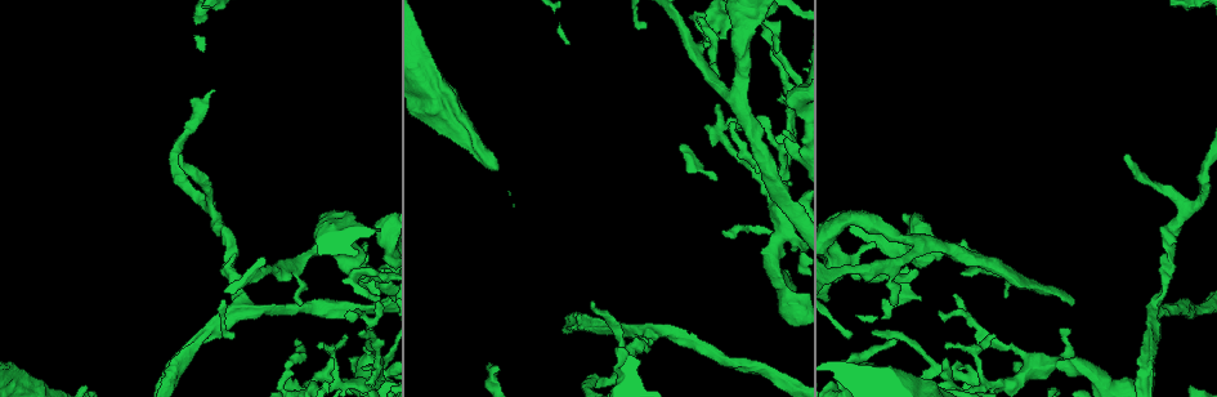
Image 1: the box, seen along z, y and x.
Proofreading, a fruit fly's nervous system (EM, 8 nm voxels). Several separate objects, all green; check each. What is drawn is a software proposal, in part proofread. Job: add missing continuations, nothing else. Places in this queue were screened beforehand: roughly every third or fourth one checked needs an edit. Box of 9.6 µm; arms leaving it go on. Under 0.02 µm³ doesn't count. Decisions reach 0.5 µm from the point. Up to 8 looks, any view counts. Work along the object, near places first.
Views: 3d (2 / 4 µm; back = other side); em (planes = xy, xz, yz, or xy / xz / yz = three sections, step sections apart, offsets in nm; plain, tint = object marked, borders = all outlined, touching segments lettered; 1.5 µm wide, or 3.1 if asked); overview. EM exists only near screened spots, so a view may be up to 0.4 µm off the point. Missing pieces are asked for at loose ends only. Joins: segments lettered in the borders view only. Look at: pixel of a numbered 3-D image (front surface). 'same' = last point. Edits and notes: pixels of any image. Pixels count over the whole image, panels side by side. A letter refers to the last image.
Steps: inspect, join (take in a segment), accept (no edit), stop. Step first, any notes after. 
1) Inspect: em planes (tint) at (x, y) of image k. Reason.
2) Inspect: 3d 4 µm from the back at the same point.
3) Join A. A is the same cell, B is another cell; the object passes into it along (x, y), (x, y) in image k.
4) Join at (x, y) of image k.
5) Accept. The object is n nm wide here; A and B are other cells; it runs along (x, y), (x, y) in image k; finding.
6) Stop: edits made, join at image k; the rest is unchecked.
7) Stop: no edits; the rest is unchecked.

Inspect: 3d 2 µm at (894, 342) of image 1. Thin end.

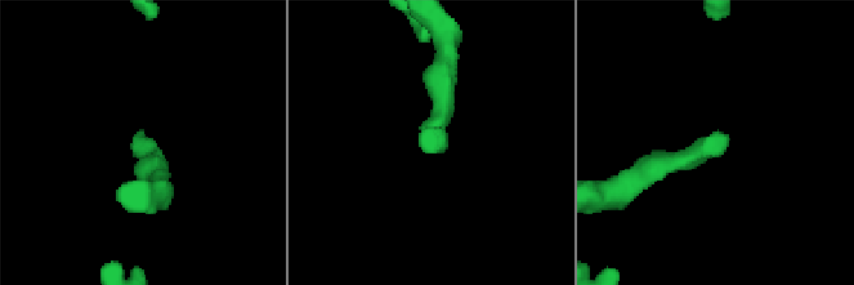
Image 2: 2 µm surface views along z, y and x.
Inspect: em planes (tint) at (728, 141) of image 2. Now the EM.

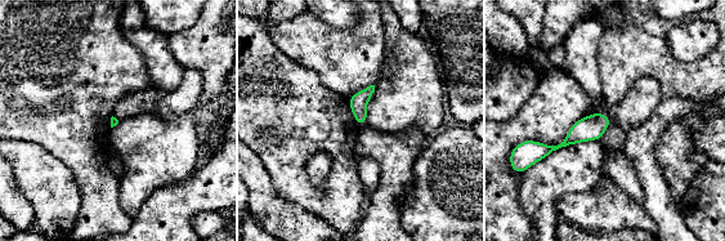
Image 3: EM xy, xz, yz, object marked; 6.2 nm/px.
Inspect: em planes (borders) at the same point. What lies round it.

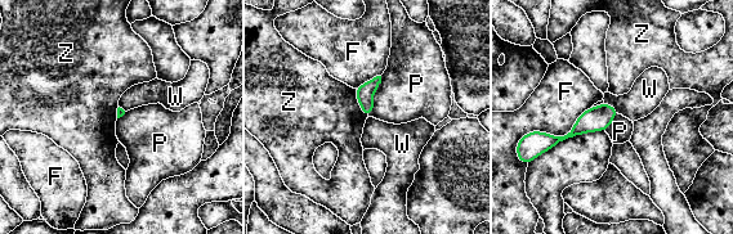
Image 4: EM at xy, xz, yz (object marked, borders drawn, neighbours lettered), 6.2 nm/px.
Accept. The longest contact is with F, 440 nm; F, P, W and Z are other cells; no lettered segment goes on from it.

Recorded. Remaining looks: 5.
Inspect: 3d 2 µm at (366, 384) of image 1.

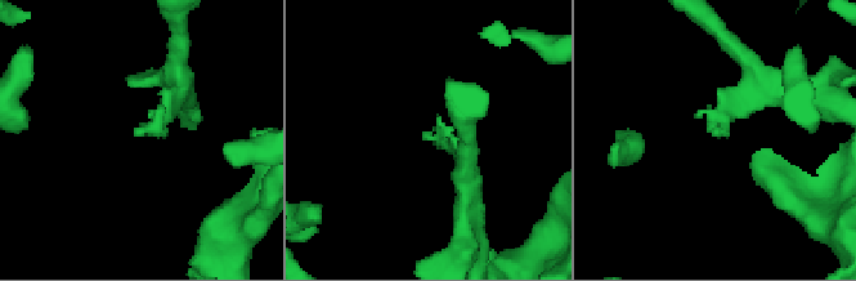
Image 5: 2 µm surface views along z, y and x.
Inspect: em planes (borders) at (714, 136) of image 5.

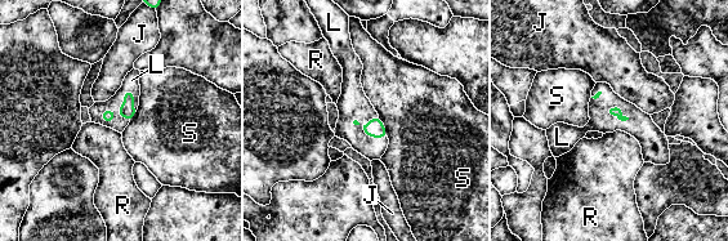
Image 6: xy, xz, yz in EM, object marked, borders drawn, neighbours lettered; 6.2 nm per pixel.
Join L. L is the same cell, J, R and S are other cells; the object passes into it along (374, 128), (366, 134), (352, 102) in image 6; the neuron continues.

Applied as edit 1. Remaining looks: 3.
Inspect: em planes (borders) at (1124, 154) of image 1. Thin end.

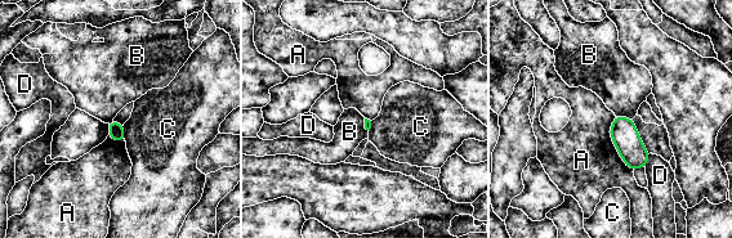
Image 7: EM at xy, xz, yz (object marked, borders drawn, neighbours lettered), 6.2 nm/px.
Accept. A, B, C and D are other cells; a border runs along (614, 116), (610, 138), (633, 170) in image 7; none of them fits.

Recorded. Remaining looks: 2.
Stop: edits made, join at image 6; the rest is unchecked.

